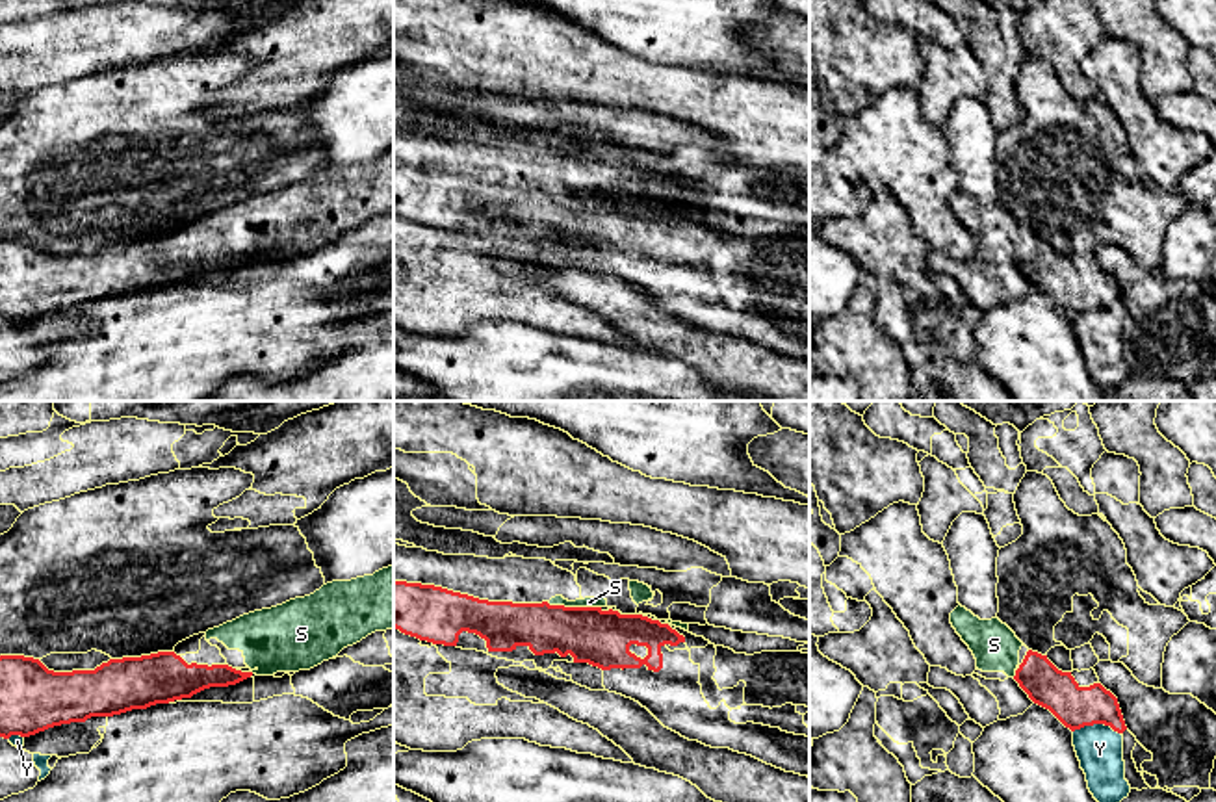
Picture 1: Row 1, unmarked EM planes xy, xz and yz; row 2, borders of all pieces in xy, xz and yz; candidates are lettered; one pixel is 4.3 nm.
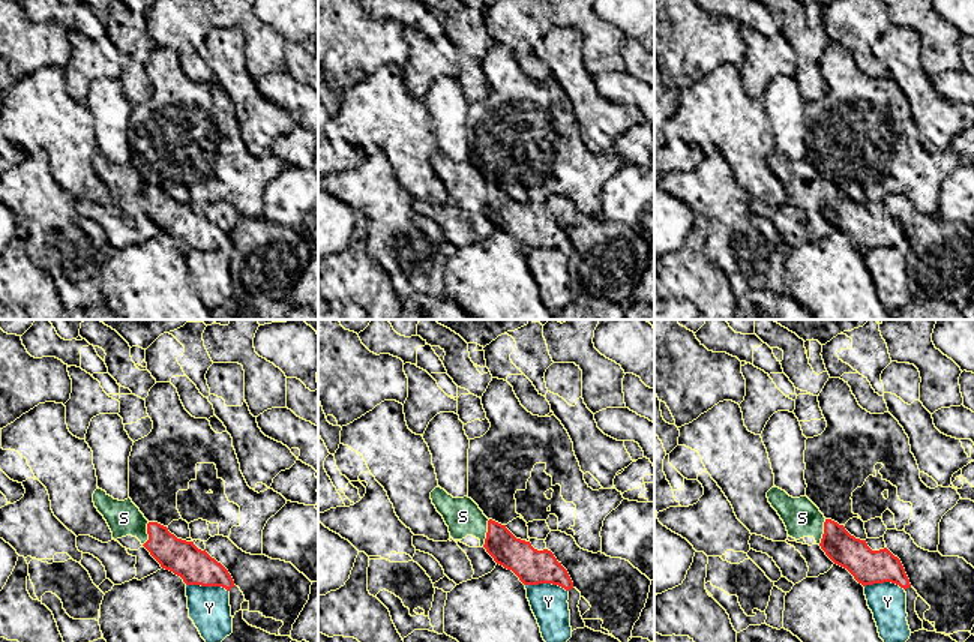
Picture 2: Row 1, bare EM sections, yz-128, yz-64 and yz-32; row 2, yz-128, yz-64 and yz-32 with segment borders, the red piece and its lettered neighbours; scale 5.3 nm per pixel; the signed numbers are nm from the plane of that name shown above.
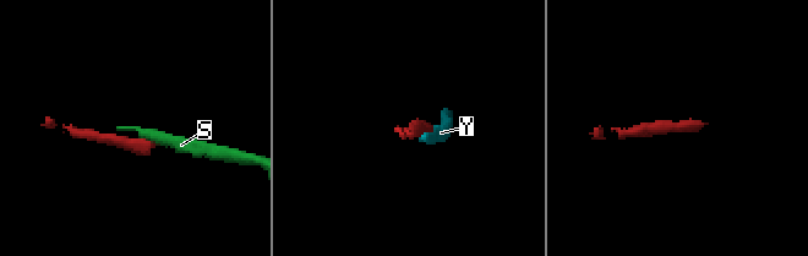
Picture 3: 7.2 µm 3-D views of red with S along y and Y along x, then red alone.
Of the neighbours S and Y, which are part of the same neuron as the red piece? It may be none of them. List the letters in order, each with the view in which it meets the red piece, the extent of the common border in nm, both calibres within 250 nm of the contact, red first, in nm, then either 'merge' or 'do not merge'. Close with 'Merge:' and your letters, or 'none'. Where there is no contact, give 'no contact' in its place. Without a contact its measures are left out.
S: contact in xz; length 240 nm; calibres 240 and 50 nm; merge
Y: contact in yz; length 200 nm; calibres 180 and 200 nm; do not merge
Merge: S

